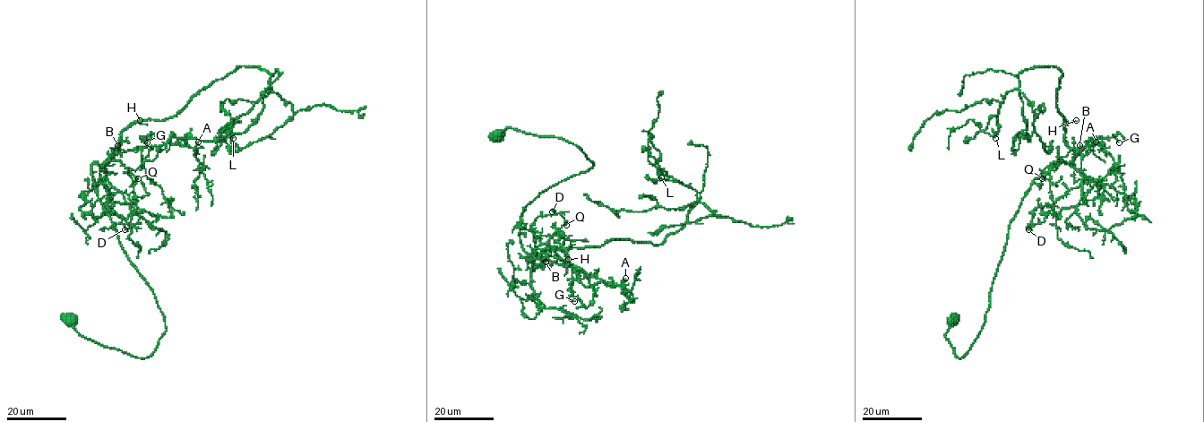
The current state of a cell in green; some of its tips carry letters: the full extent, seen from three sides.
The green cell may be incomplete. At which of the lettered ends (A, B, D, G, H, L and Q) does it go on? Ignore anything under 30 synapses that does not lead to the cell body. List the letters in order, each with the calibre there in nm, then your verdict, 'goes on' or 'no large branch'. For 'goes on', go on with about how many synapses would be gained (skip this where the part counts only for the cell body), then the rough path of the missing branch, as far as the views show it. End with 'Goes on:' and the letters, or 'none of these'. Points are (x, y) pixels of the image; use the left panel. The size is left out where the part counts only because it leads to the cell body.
A: 150 nm thick; no large branch
B: 120 nm thick; no large branch
D: 120 nm thick; no large branch
G: 170 nm thick; no large branch
H: 170 nm thick; no large branch
L: 130 nm thick; no large branch
Q: 170 nm thick; goes on; about 40 synapses; missing branch runs (138, 178), (168, 185), (174, 189), (184, 187), (193, 195)
Goes on: Q

